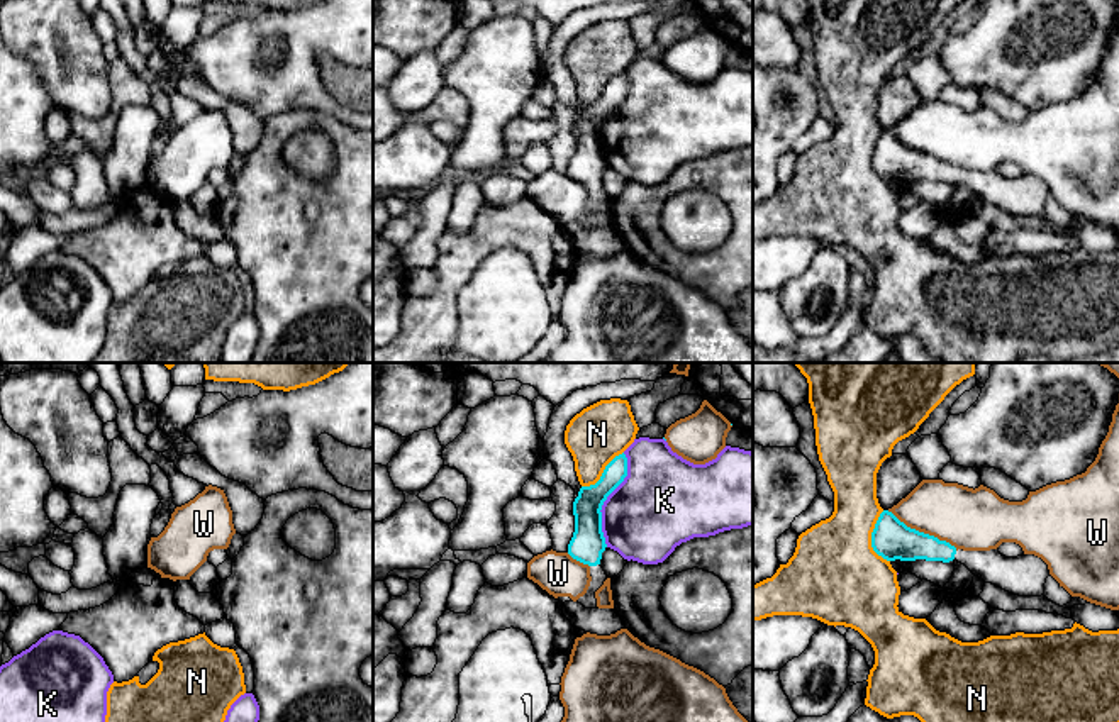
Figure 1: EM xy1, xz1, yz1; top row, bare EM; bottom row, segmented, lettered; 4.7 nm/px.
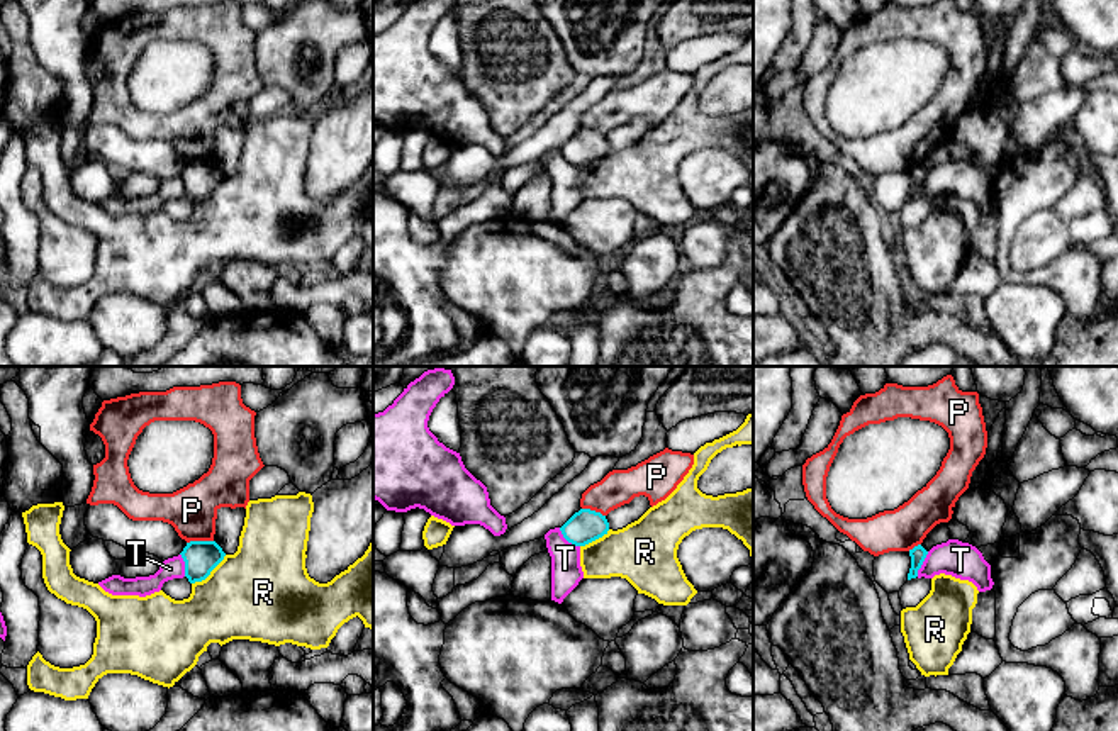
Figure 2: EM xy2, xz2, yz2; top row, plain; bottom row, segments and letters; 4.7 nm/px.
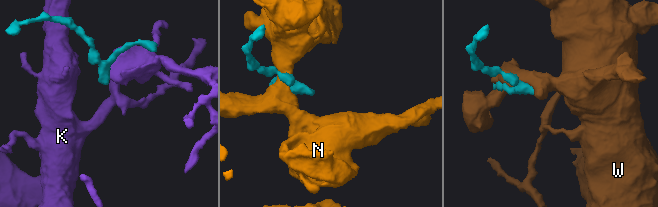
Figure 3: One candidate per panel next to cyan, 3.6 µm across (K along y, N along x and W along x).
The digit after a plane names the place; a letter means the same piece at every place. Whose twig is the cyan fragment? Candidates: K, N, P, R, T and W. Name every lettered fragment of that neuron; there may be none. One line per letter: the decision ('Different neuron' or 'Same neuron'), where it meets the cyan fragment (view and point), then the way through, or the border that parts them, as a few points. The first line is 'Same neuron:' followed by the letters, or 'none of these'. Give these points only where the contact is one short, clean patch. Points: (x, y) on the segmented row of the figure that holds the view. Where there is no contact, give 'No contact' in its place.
Same neuron: none of these
K: Different neuron. Touches cyan at xz1 (606, 499)
N: Different neuron. Touches cyan at yz1 (872, 538)
P: Different neuron. Touches cyan at xy2 (199, 541). Boundary: xy2 (212, 540), (190, 540), (187, 543)
R: Different neuron. Touches cyan at xy2 (209, 574)
T: Different neuron. Touches cyan at xz2 (567, 540). Boundary: xz2 (558, 528), (569, 541), (579, 546)
W: Different neuron. Touches cyan at yz1 (923, 533)

